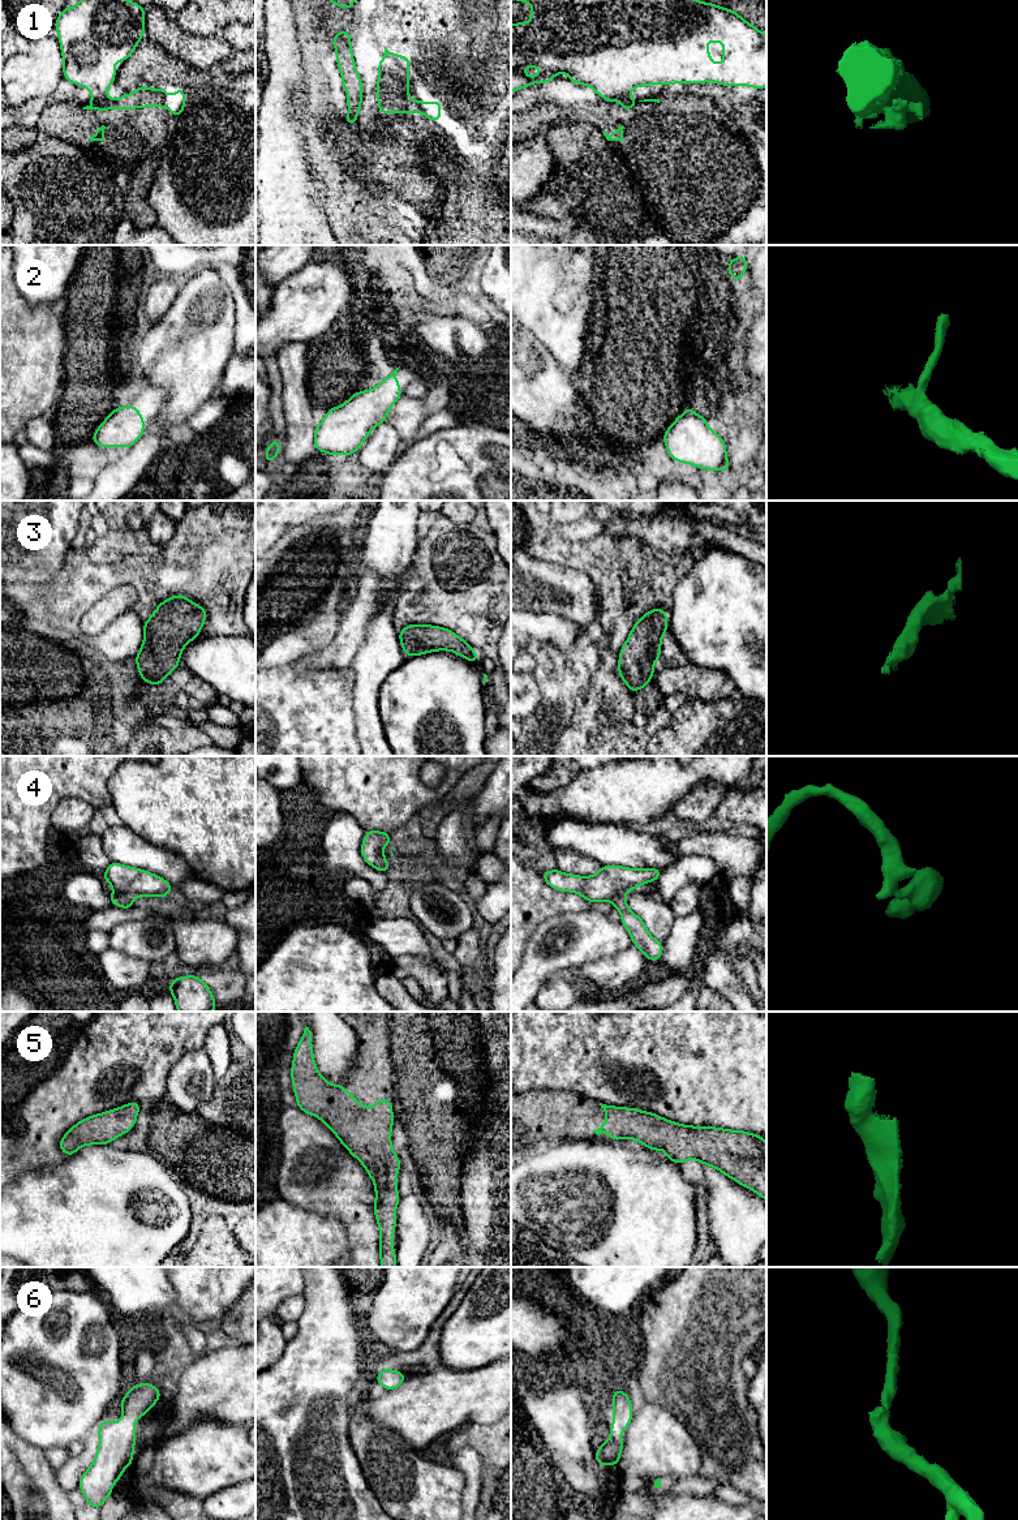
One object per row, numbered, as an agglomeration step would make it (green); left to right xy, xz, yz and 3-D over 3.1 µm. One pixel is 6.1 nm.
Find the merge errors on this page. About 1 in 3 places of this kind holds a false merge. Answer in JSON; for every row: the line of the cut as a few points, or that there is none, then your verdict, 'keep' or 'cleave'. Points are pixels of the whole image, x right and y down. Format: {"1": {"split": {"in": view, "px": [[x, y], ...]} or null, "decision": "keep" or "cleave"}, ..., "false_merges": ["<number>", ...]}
{"1": {"split": {"in": "xy", "px": [[104, 94], [97, 101]]}, "decision": "cleave"}, "2": {"split": null, "decision": "keep"}, "3": {"split": null, "decision": "keep"}, "4": {"split": null, "decision": "keep"}, "5": {"split": null, "decision": "keep"}, "6": {"split": null, "decision": "keep"}, "false_merges": ["1"]}

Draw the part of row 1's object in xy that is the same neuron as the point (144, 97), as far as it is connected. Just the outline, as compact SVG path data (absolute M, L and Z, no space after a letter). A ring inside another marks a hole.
M147 86L137 87L133 94L124 94L119 99L108 99L104 95L102 99L93 99L91 103L82 110L132 110L142 107L167 107L175 116L181 116L185 107L184 89L176 89L171 95L166 93L164 87L158 90Z

